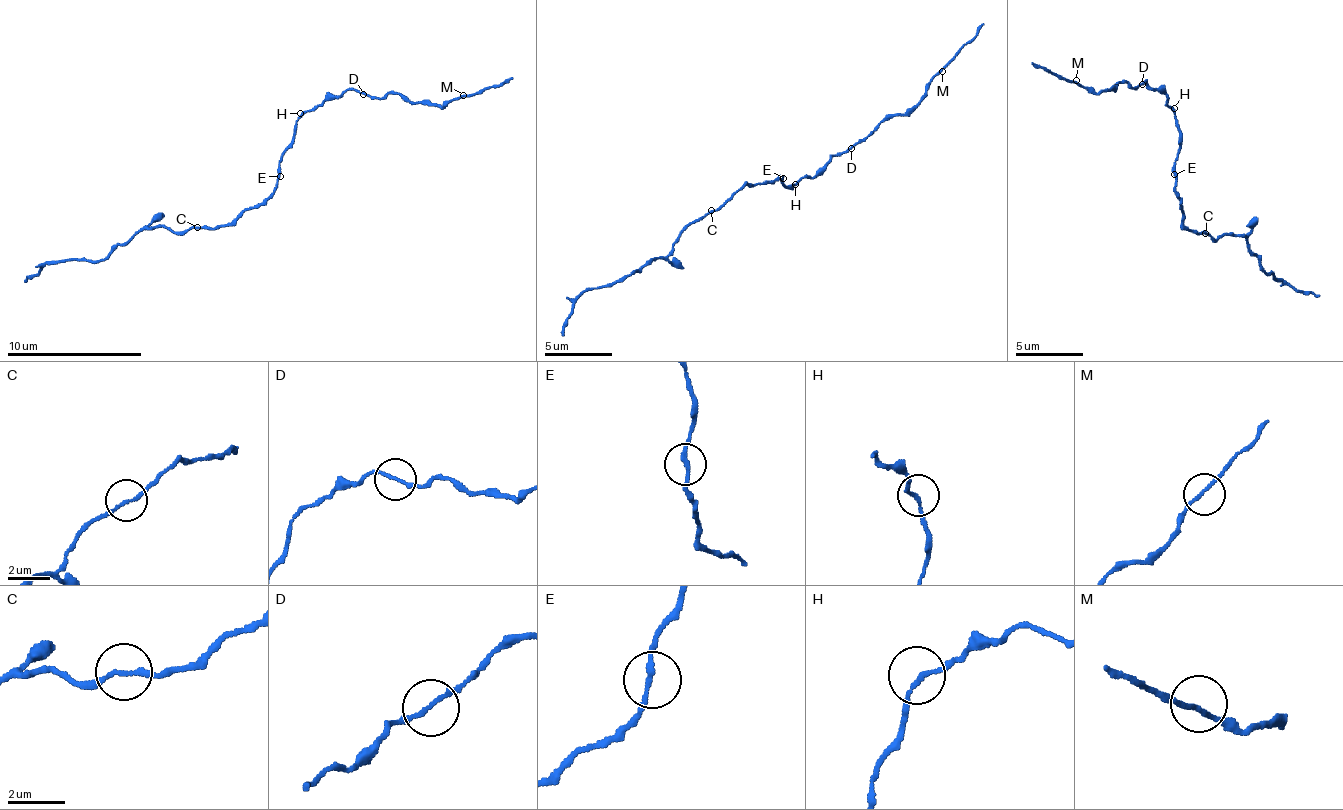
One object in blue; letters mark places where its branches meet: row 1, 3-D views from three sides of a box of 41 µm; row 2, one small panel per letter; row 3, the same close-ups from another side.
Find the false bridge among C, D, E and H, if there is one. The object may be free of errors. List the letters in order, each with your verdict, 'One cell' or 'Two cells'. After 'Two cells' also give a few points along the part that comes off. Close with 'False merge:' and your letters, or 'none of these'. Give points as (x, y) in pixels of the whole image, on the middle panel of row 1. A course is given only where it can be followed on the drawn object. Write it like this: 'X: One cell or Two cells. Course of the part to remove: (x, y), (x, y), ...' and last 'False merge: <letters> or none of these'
C: One cell
D: One cell
E: One cell
H: One cell
False merge: none of these

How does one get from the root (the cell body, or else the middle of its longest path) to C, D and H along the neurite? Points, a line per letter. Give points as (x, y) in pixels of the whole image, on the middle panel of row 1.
C: (780, 178), (778, 176), (767, 183), (745, 184), (726, 203), (712, 209)
D: (780, 178), (783, 185), (791, 188), (802, 178), (814, 176), (836, 155), (843, 155), (850, 147)
H: (780, 178), (783, 185), (791, 188), (795, 184)

